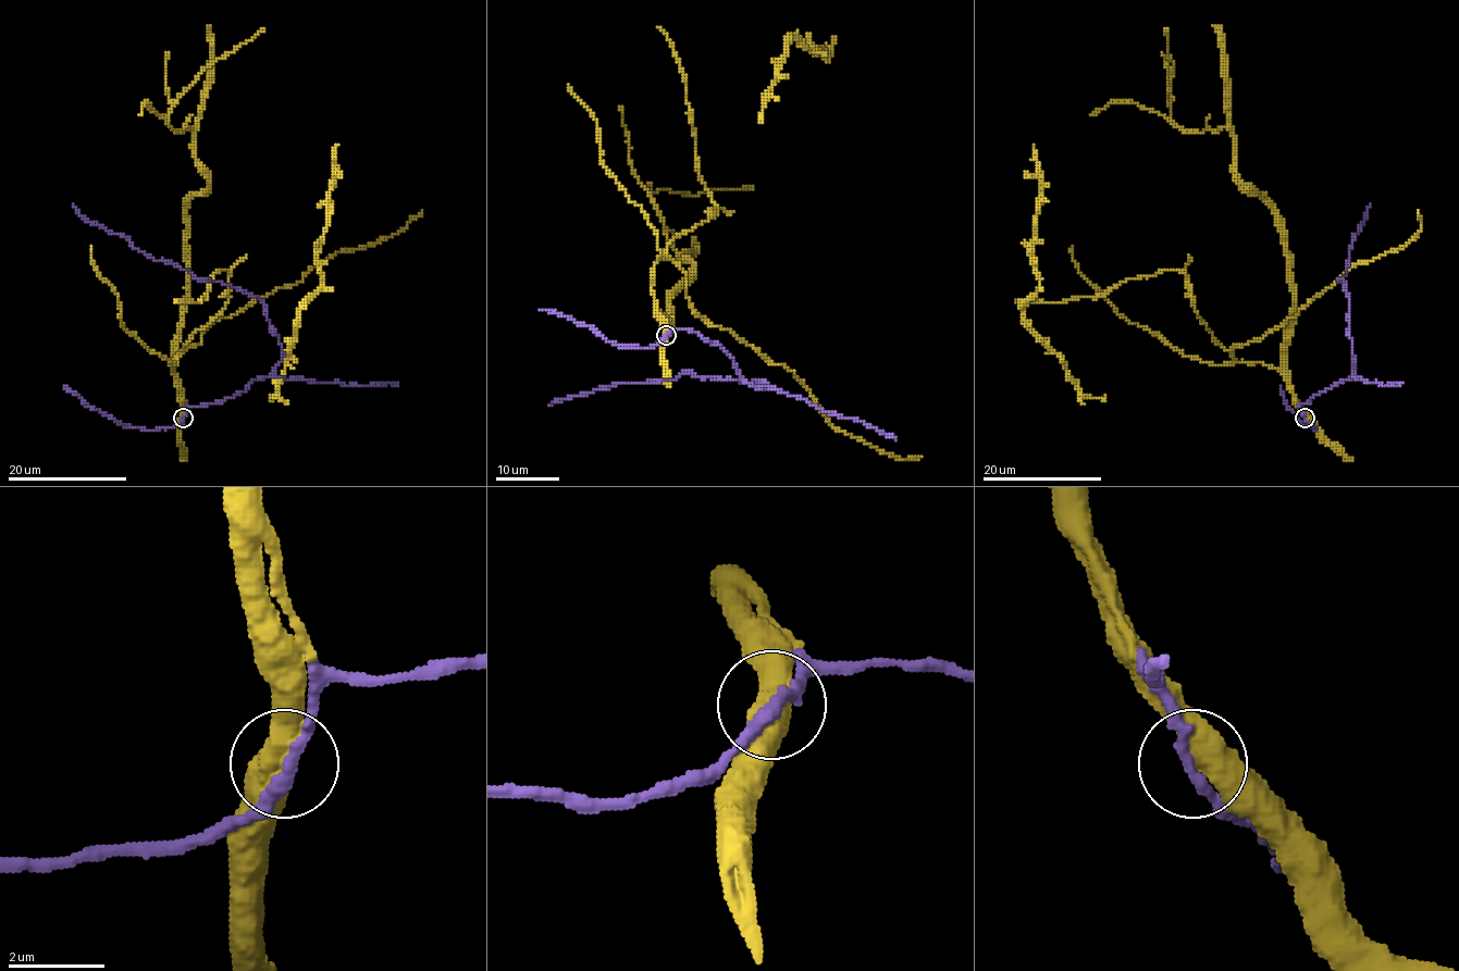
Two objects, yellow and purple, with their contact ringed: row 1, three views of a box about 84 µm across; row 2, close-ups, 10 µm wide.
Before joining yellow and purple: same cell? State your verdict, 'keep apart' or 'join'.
join

